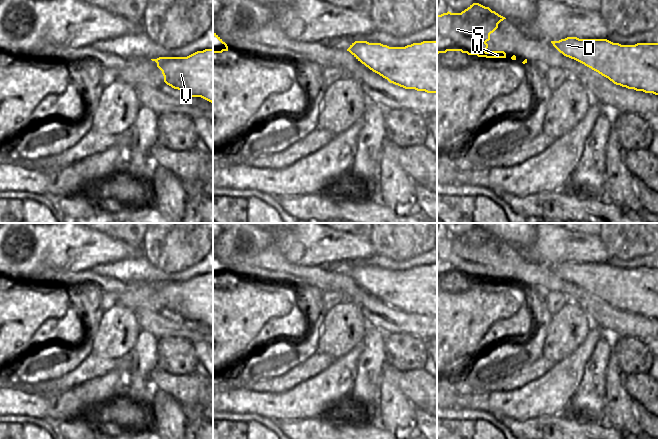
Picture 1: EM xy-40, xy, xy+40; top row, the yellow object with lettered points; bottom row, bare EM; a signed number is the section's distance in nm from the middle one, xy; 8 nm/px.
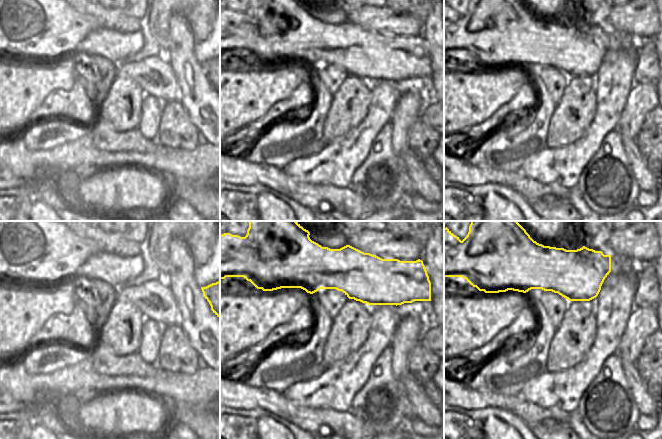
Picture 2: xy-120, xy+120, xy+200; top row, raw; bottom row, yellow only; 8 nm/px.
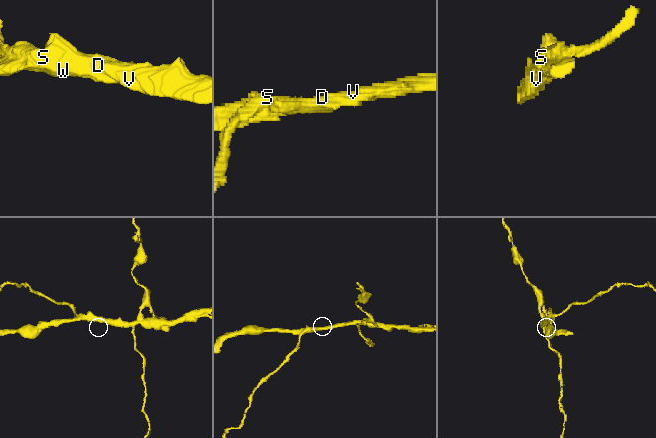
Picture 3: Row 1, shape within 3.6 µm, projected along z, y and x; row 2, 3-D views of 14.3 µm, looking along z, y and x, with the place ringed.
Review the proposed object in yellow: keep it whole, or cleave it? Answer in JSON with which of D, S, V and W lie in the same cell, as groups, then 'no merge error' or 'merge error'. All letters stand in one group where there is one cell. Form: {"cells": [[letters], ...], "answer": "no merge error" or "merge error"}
{"cells": [["D", "V", "W"], ["S"]], "answer": "merge error"}

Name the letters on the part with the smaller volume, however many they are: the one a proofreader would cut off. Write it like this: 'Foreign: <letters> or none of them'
Foreign: S

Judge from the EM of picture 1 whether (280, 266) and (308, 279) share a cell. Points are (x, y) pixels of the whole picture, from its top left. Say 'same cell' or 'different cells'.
same cell

